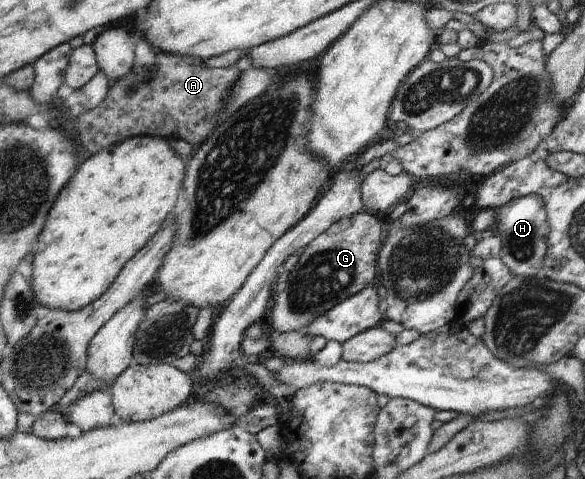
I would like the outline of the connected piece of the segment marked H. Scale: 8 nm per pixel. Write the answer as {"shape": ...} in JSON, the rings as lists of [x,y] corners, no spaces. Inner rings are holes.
{"shape":[[[538,193],[526,195],[506,203],[498,209],[496,228],[503,240],[502,260],[515,275],[543,277],[541,273],[548,252],[548,219],[544,202]]]}

